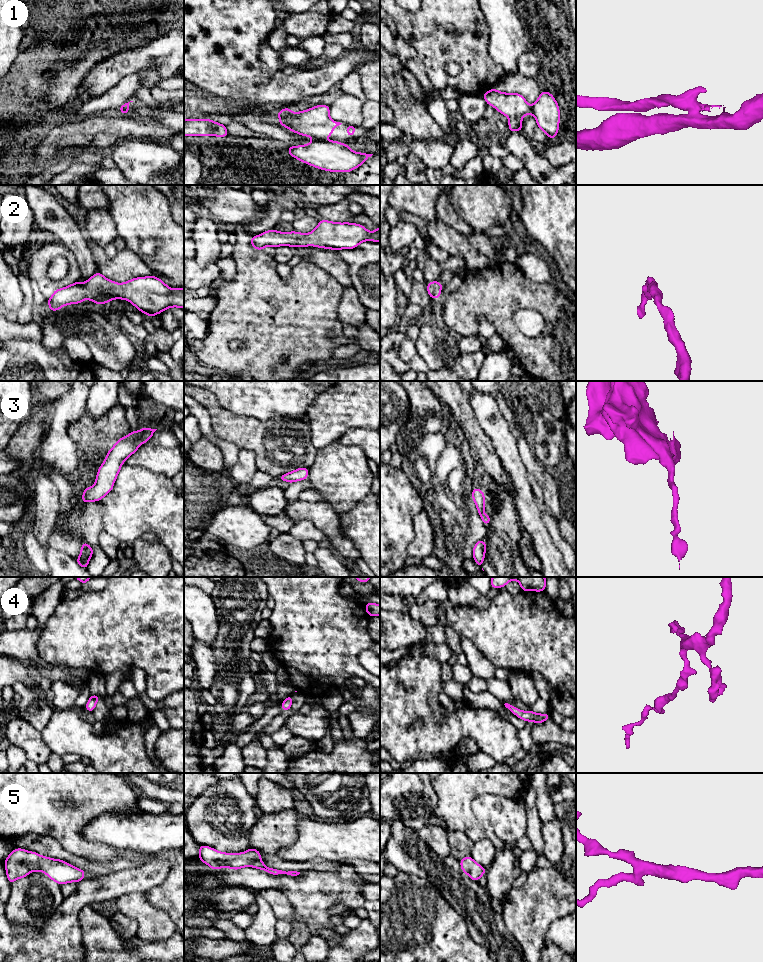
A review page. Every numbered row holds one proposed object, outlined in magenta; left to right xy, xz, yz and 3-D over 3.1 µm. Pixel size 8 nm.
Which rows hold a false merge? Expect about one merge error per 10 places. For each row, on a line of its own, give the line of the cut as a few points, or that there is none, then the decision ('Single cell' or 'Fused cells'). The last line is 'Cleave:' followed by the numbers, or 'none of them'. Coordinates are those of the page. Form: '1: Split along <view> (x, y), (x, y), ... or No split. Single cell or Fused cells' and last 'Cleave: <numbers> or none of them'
1: Split along xz (324, 139), (316, 140). Fused cells
2: No split. Single cell
3: No split. Single cell
4: No split. Single cell
5: No split. Single cell
Cleave: 1

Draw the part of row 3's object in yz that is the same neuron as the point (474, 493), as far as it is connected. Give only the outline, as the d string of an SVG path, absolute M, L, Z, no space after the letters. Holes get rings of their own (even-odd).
M474 487L472 491L472 499L474 500L478 513L483 520L483 523L488 526L491 520L491 516L487 516L484 514L485 510L485 493L482 492L479 488Z

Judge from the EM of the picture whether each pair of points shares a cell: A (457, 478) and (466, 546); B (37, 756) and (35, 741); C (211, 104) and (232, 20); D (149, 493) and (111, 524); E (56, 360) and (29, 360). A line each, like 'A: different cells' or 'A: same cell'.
A: same cell
B: same cell
C: different cells
D: same cell
E: same cell

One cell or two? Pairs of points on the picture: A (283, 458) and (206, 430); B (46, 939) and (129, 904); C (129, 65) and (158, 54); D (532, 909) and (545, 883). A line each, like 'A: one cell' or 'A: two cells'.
A: two cells
B: two cells
C: one cell
D: one cell

